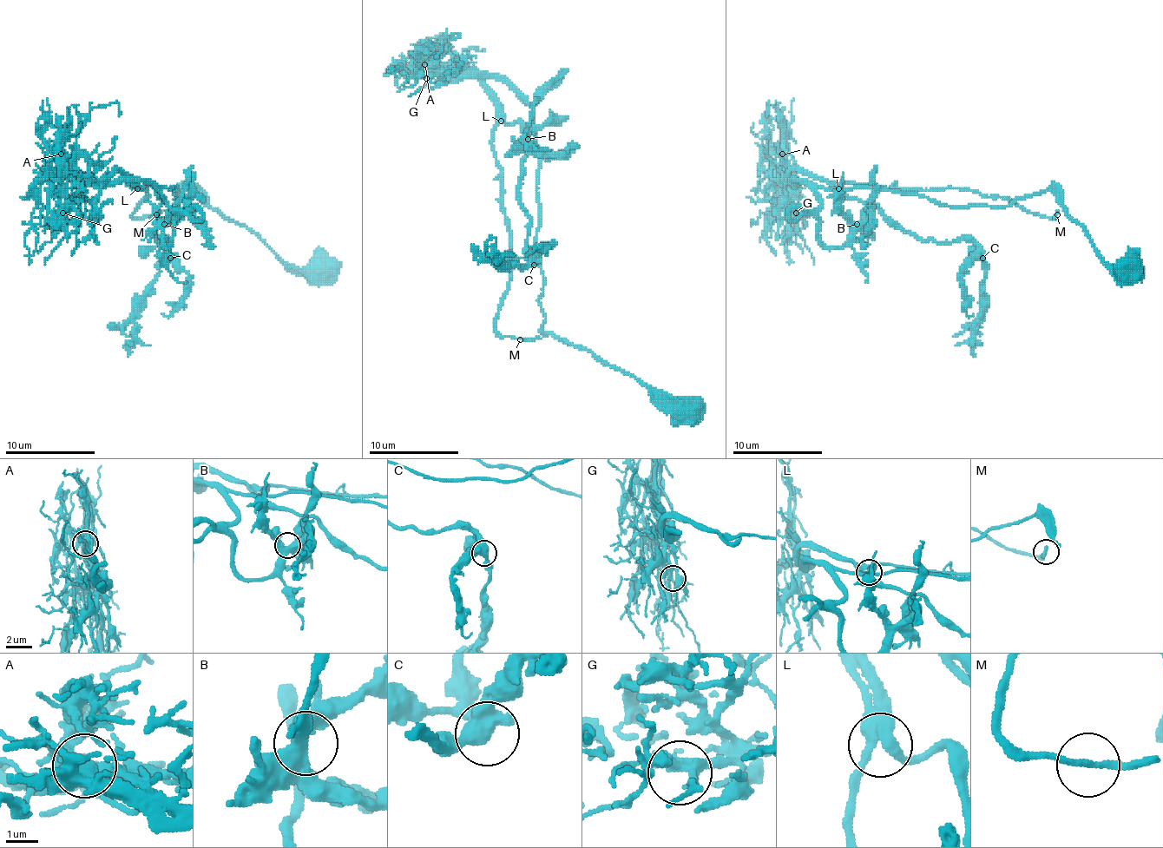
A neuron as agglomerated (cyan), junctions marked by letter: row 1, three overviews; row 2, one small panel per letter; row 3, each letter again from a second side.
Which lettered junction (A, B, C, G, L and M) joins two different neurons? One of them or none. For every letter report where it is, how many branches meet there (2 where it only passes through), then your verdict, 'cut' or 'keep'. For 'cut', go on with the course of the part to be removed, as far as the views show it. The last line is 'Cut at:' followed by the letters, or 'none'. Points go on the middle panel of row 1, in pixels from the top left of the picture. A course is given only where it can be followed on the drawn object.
A: place (424, 64); branches 4; cut; course (424, 64), (476, 71), (496, 112), (521, 123), (529, 259), (505, 266), (491, 258)
B: place (528, 139); branches 3; keep
C: place (534, 265); branches 3; keep
G: place (426, 78); branches 4; keep
L: place (501, 121); branches 3; keep
M: place (520, 339); branches 2; keep
Cut at: A

